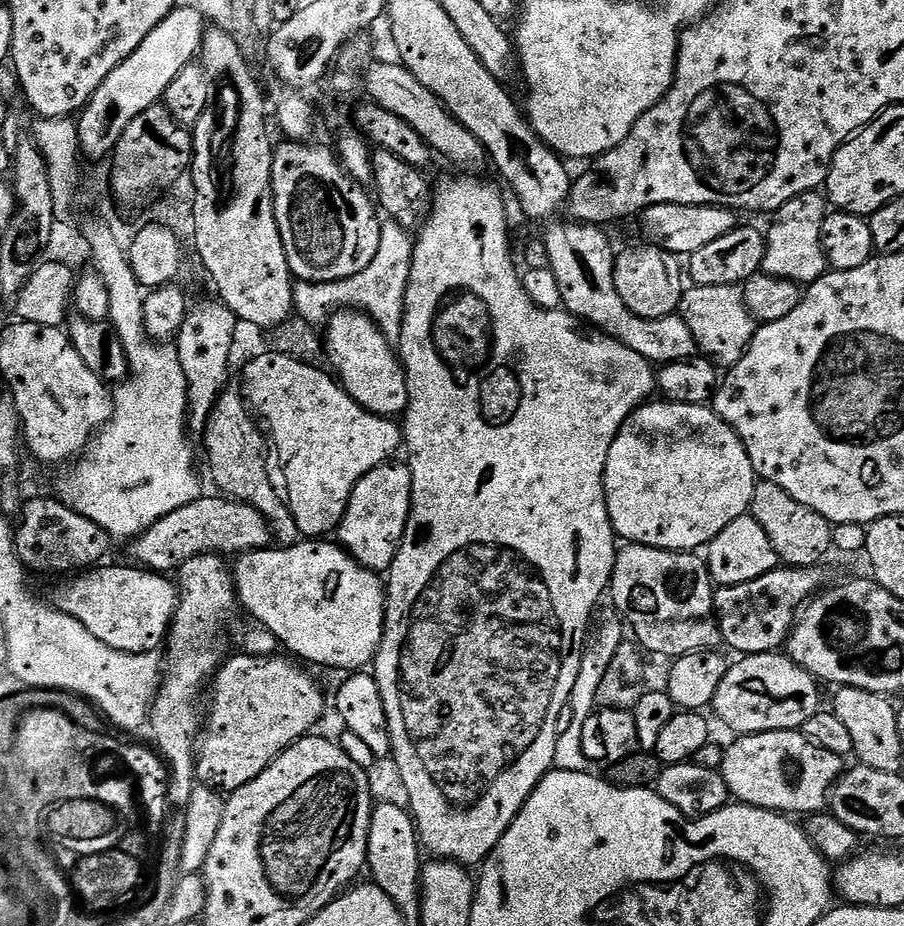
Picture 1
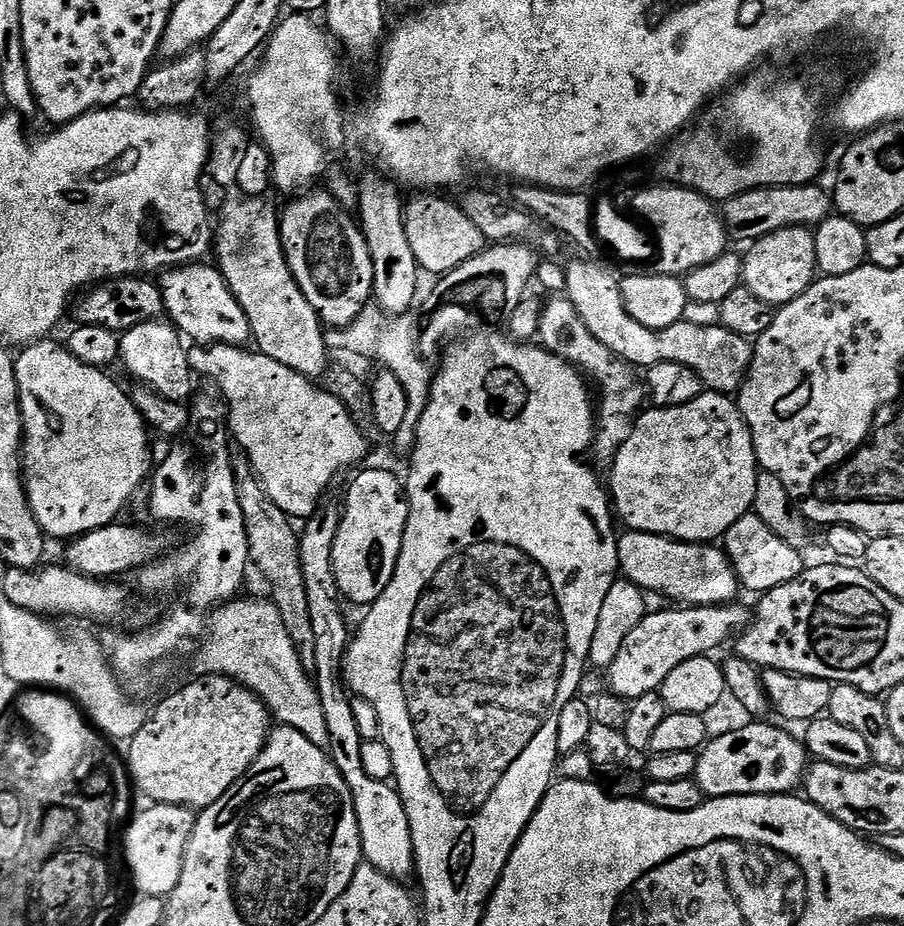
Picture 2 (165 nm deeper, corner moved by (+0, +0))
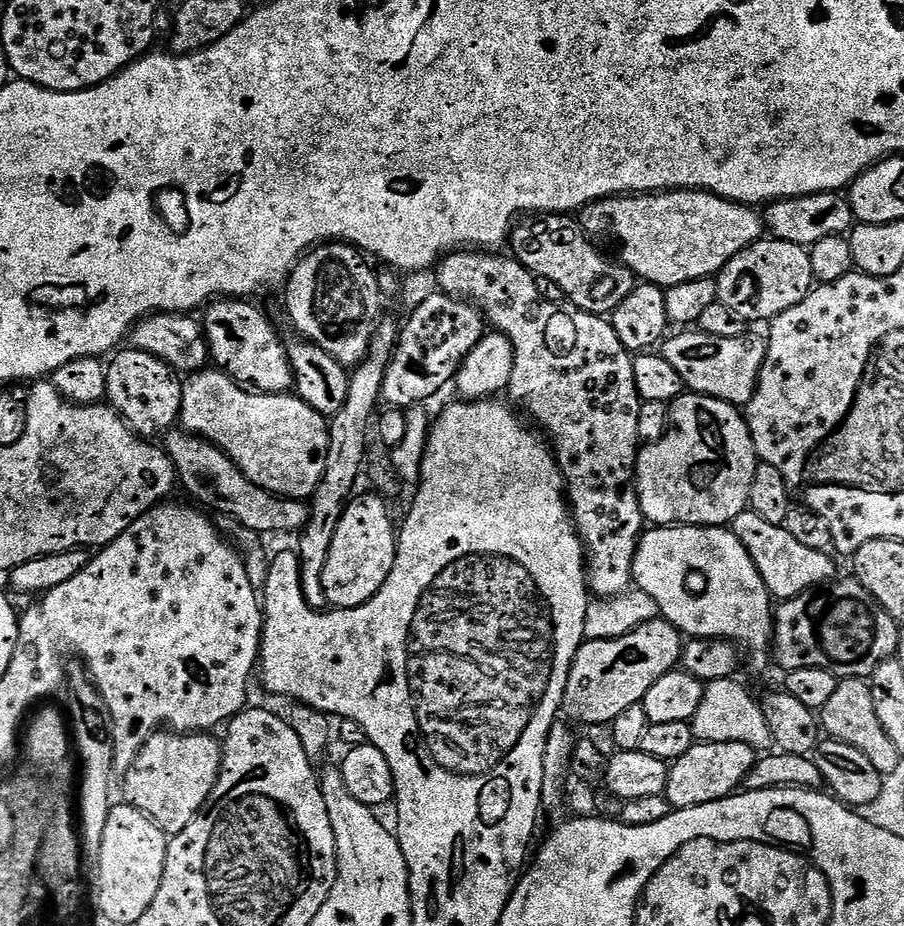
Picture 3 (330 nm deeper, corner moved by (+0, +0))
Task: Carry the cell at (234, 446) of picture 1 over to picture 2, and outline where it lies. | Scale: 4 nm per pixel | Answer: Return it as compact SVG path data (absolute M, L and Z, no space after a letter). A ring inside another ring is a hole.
M237 459L234 467L238 506L242 506L242 518L246 522L249 561L266 578L272 592L270 599L278 606L283 626L289 631L290 640L294 642L302 668L308 676L314 678L317 674L316 639L312 629L310 606L308 606L308 596L299 558L299 533L297 529L294 530L293 521L289 516L268 497L247 459Z

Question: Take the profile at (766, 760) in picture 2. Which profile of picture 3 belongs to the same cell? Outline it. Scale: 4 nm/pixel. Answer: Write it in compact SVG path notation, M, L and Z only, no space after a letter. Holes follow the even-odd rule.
M740 741L697 743L696 747L686 750L686 754L671 765L667 795L678 806L719 805L723 797L733 795L736 787L739 789L743 785L753 763L754 749Z

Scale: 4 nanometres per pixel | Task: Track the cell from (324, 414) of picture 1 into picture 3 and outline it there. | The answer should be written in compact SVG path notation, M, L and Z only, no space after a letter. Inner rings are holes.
M201 370L187 377L178 424L183 431L223 448L243 470L246 478L250 478L250 482L274 496L287 496L290 500L311 497L328 468L328 449L332 446L332 437L325 413L296 394L257 392L223 370Z

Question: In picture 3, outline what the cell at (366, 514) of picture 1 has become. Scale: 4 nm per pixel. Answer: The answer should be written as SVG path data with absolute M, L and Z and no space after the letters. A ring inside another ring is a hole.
M357 495L345 507L342 518L338 522L338 530L334 534L333 544L330 546L323 576L325 594L328 596L328 604L332 608L357 608L370 598L374 598L374 594L378 594L380 587L387 582L388 575L392 572L396 561L397 521L392 521L392 512L388 509L389 501L383 495L371 495Z

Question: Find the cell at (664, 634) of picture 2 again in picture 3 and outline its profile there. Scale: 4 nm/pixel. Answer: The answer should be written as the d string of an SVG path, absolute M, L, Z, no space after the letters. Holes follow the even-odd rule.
M657 618L637 626L633 632L612 640L591 640L580 645L564 702L584 724L612 723L629 706L641 703L644 695L666 673L681 663L685 641L680 628L665 618Z

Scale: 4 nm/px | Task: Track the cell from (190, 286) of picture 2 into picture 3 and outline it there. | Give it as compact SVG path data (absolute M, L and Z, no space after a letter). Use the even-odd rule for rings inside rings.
M220 298L205 309L209 355L219 369L257 392L291 393L296 374L292 370L285 341L280 341L275 326L252 304L255 303L244 298ZM248 328L252 332L248 332Z

